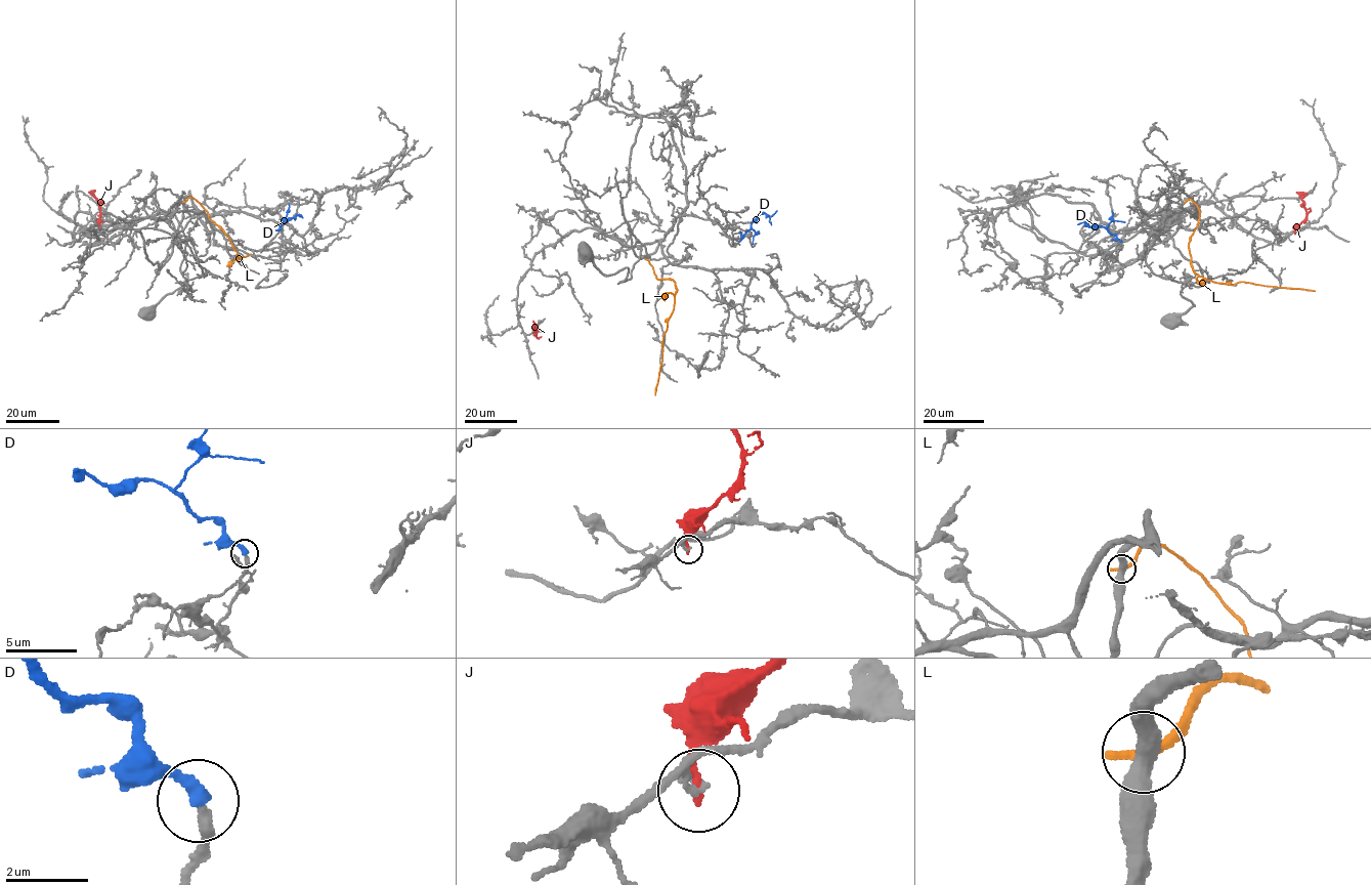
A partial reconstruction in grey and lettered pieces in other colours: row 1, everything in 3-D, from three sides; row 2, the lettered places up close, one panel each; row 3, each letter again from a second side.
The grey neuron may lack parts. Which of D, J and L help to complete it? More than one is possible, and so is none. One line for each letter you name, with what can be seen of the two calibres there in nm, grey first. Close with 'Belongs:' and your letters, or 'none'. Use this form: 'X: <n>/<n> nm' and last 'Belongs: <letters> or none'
D: 280/340 nm
Belongs: D

